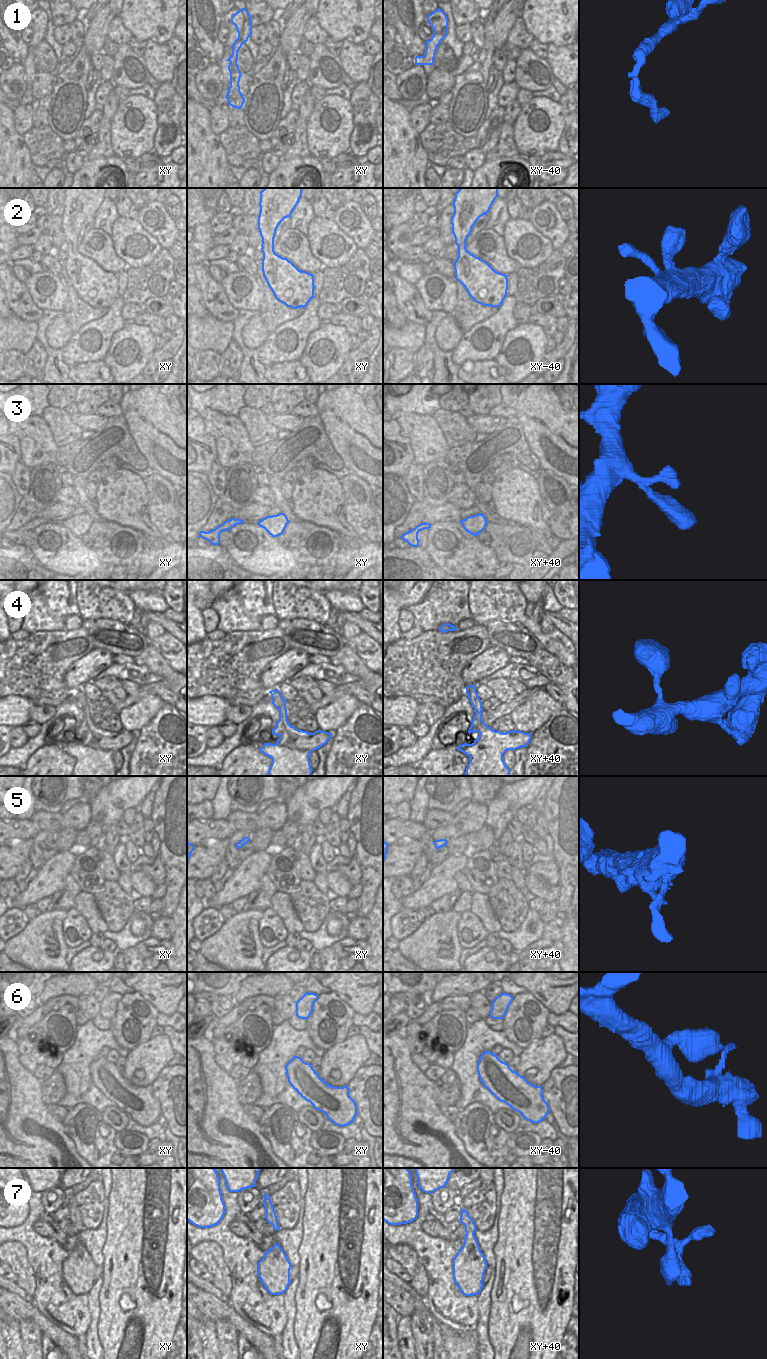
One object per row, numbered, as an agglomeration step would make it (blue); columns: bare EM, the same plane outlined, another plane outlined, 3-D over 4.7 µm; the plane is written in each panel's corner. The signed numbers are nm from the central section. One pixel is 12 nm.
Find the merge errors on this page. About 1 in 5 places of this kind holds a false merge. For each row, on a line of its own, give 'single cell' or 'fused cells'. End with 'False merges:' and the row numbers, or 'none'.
1: fused cells
2: single cell
3: single cell
4: single cell
5: single cell
6: single cell
7: single cell
False merges: 1

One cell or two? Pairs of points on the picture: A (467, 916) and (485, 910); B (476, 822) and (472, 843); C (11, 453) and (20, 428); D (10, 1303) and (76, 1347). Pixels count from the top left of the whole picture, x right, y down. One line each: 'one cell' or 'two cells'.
A: two cells
B: two cells
C: two cells
D: one cell

